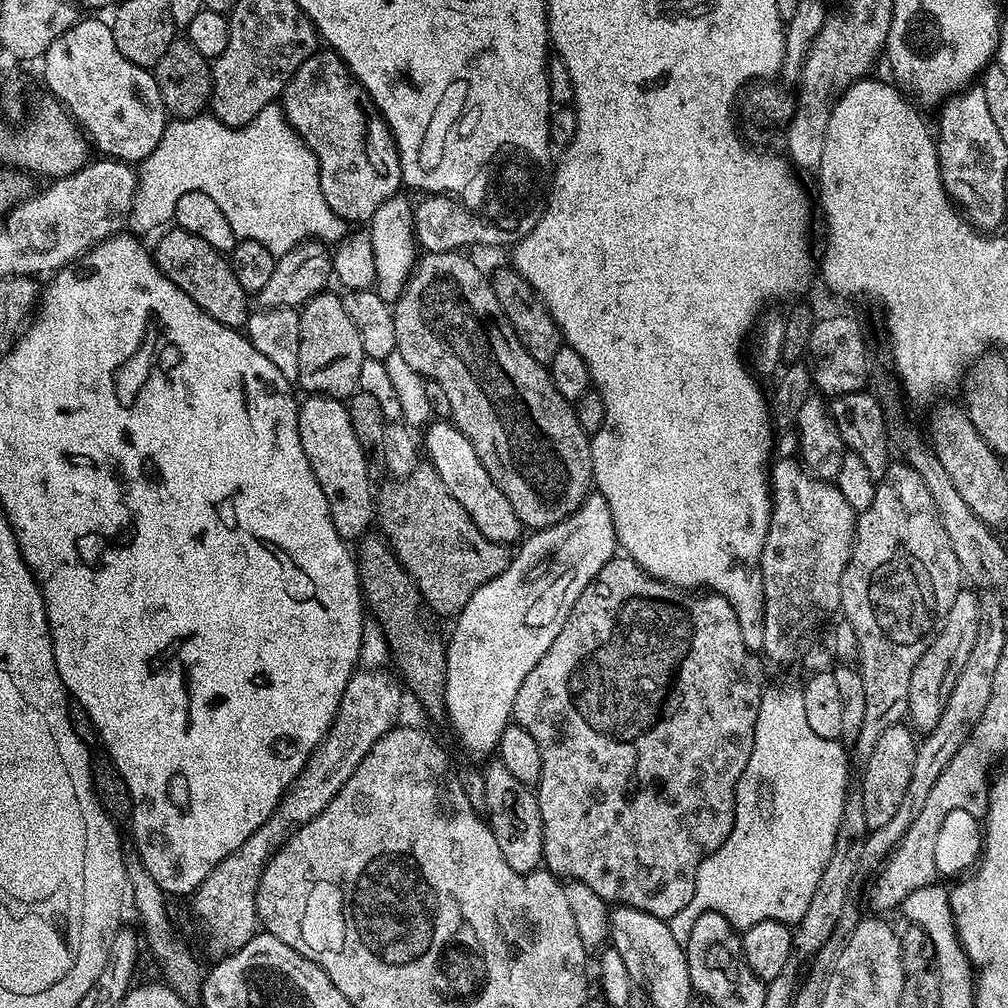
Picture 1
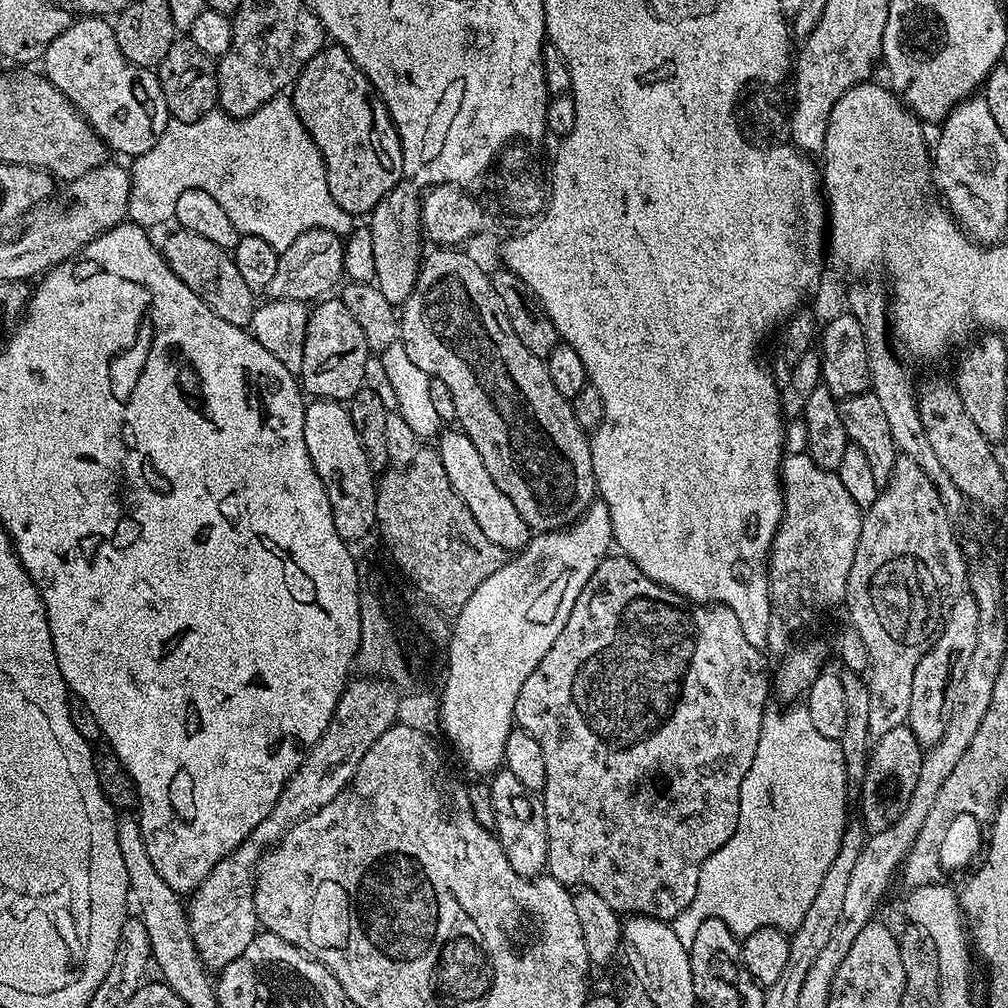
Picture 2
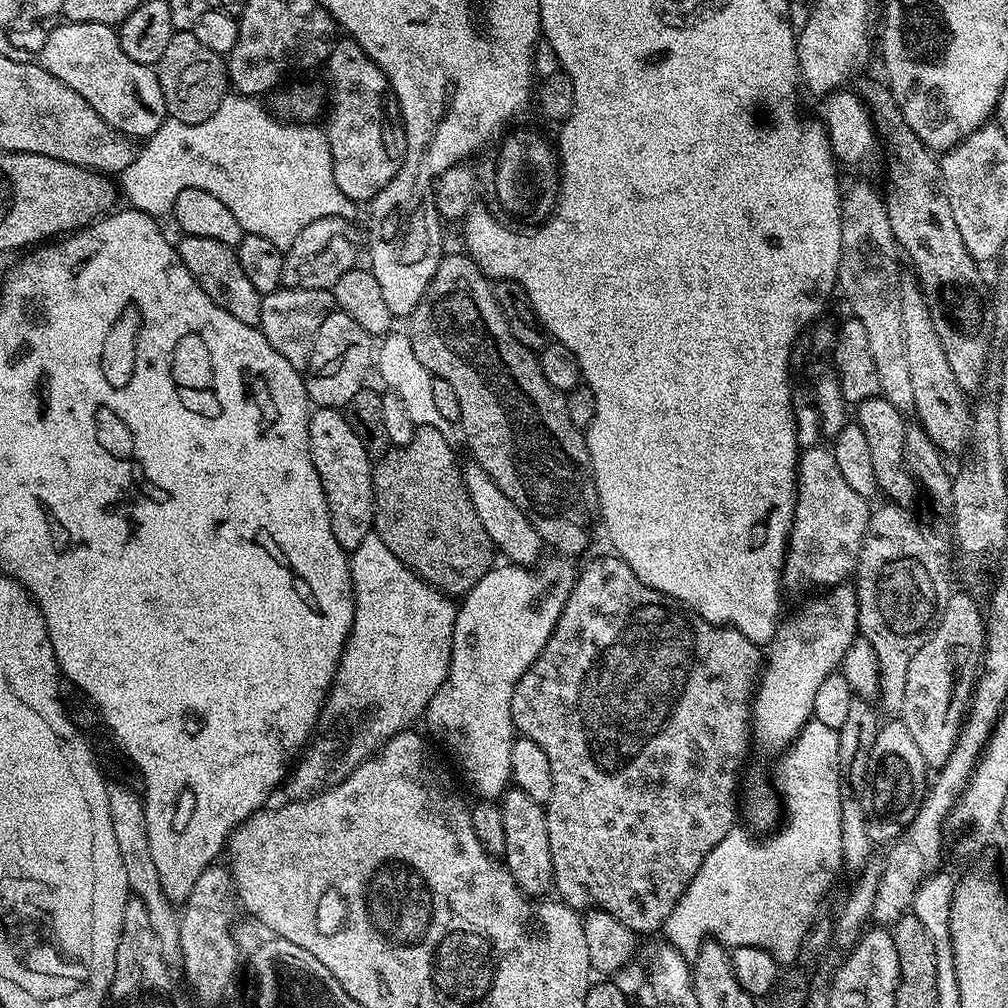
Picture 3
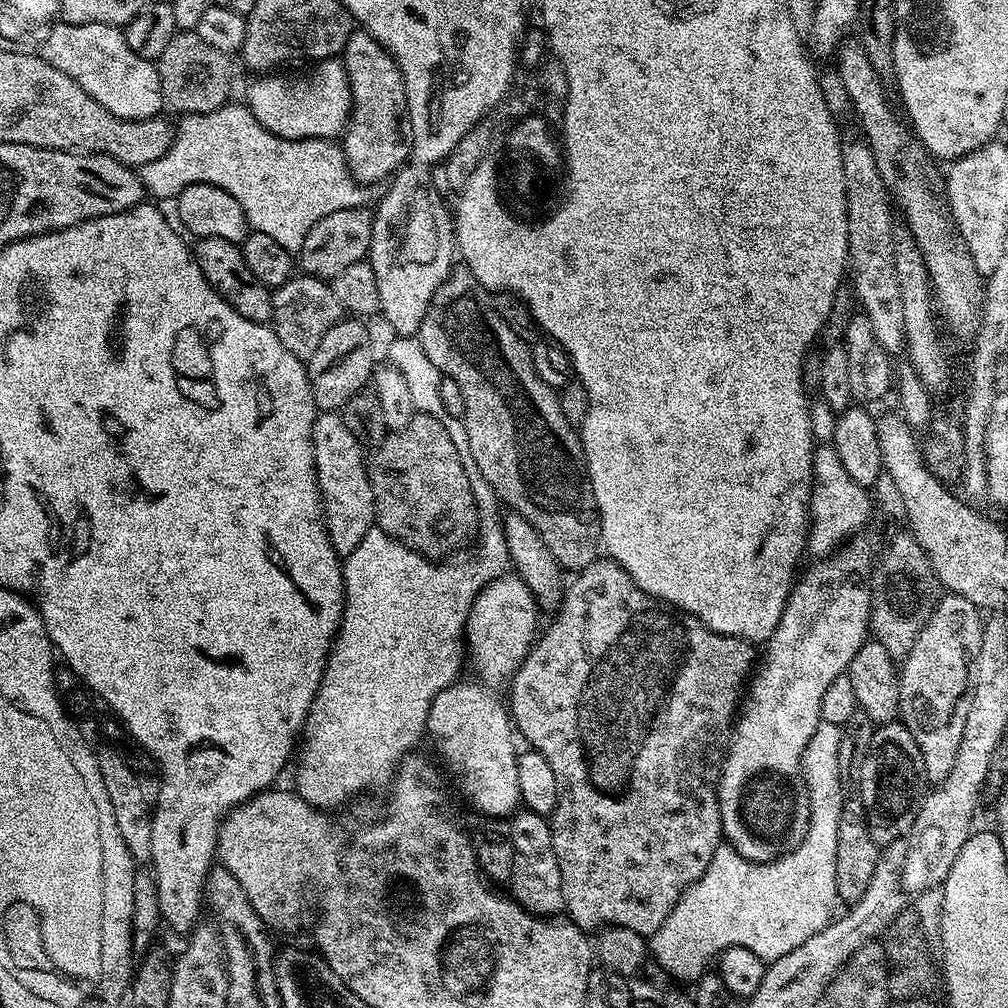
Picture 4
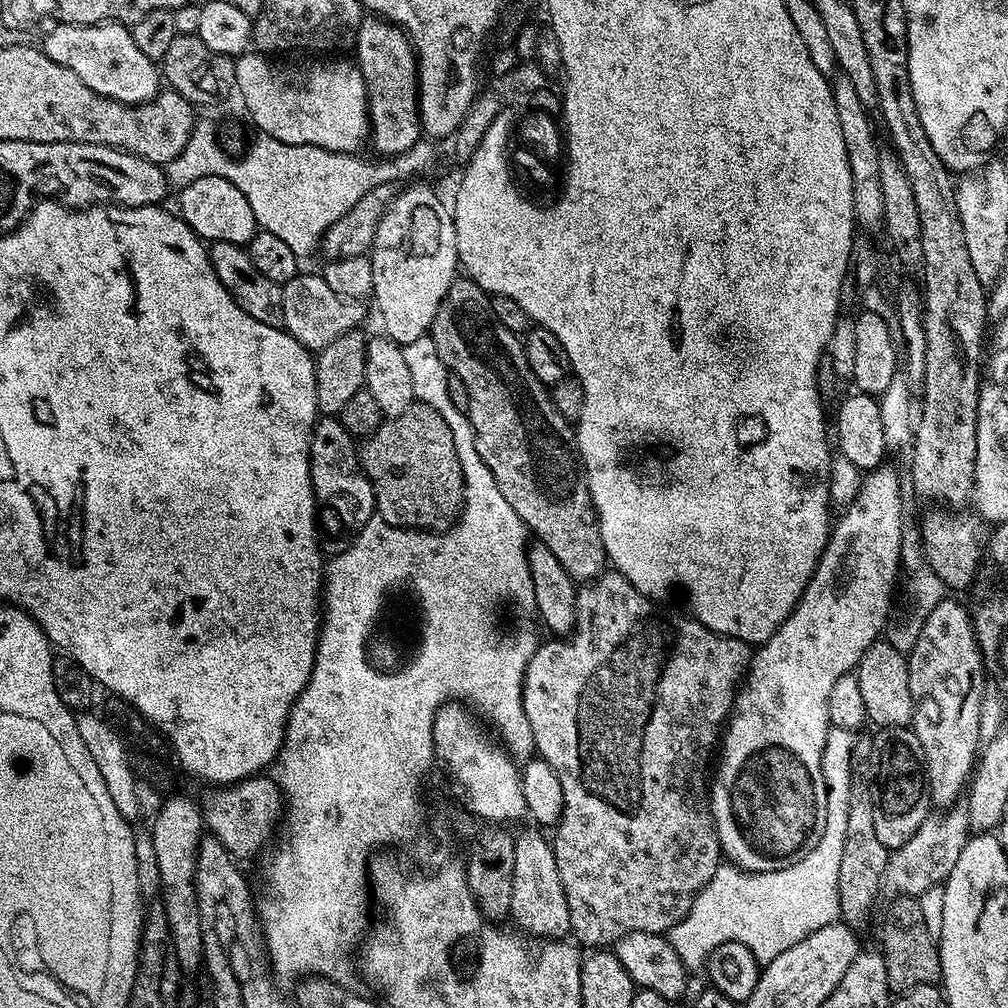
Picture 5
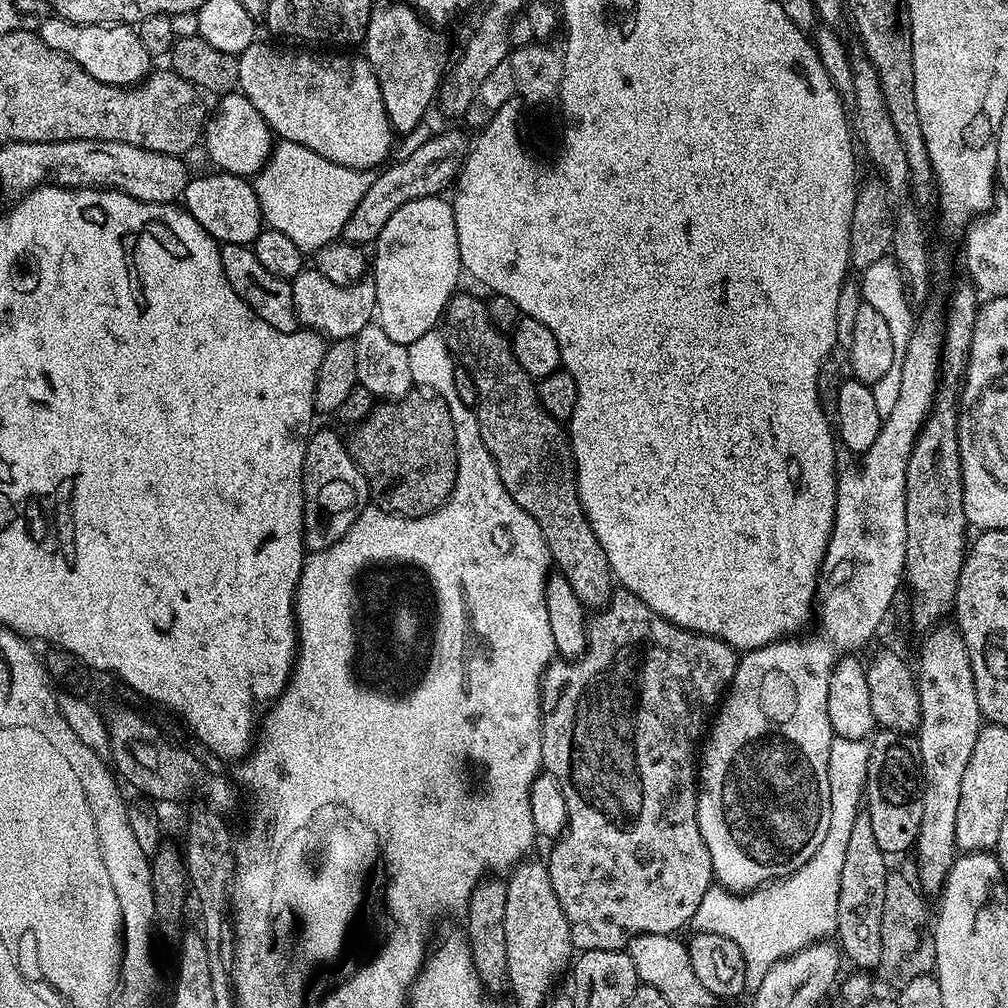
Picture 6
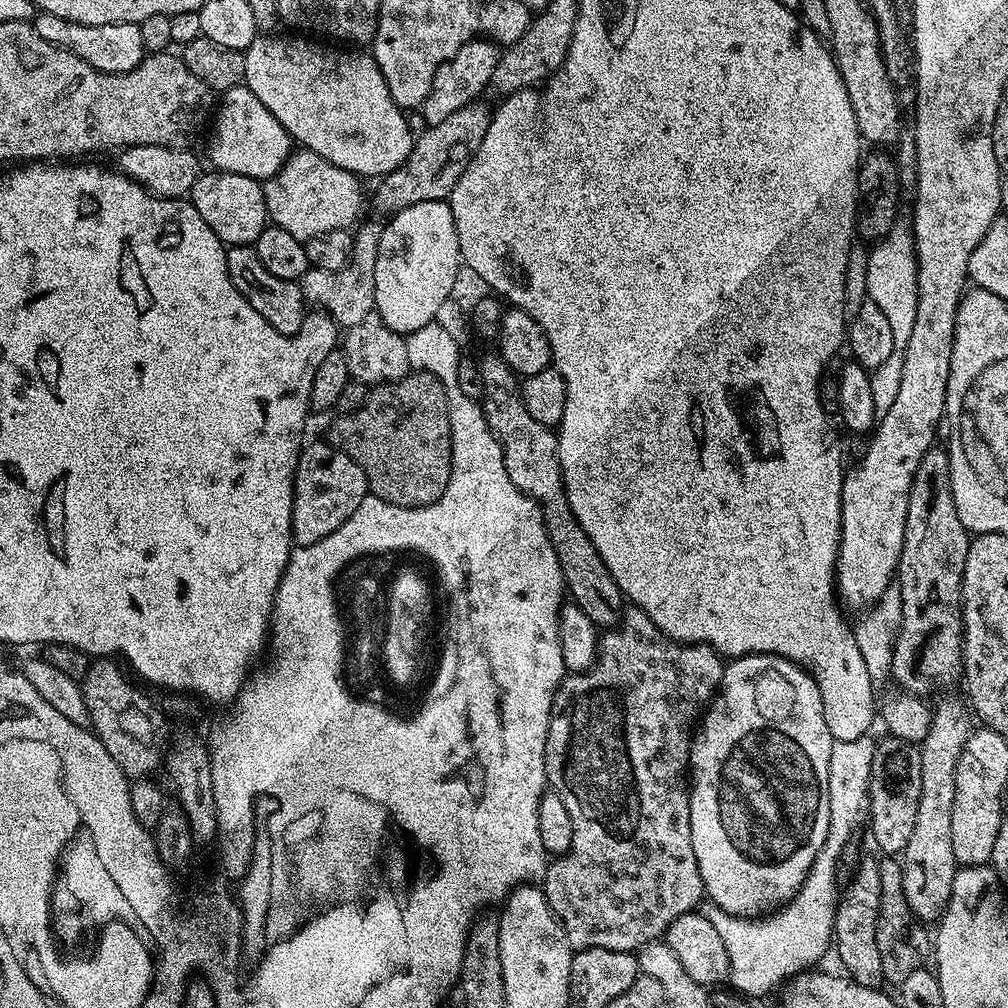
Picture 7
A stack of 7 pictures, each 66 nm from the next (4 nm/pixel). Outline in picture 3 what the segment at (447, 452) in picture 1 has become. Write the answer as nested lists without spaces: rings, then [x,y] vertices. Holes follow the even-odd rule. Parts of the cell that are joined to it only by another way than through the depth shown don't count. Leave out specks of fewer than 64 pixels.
[[[468,462],[468,465],[463,465],[462,471],[470,502],[474,502],[474,510],[482,526],[486,526],[486,534],[492,540],[493,549],[499,555],[501,552],[505,556],[503,559],[513,565],[535,565],[541,559],[540,551],[545,551],[546,545],[541,540],[538,530],[534,530],[530,518],[526,518],[526,514],[522,514],[522,510],[518,510],[518,506],[514,506],[514,502],[510,502],[510,498],[506,498],[506,494],[502,494],[498,486],[494,486],[494,478],[490,478],[490,474],[482,470],[482,466]]]

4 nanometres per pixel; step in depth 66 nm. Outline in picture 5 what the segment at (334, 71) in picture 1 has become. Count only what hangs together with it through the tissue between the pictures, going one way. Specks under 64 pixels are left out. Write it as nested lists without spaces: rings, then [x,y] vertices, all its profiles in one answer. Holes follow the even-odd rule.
[[[371,14],[365,15],[356,35],[354,62],[360,67],[364,85],[368,91],[368,123],[370,125],[370,144],[377,148],[381,157],[397,156],[414,142],[422,138],[420,127],[420,86],[418,83],[418,57],[412,42],[398,24]]]

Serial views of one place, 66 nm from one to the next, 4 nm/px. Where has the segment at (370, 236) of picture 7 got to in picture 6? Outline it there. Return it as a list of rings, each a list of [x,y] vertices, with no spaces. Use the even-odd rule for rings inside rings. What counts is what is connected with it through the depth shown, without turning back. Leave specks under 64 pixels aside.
[[[308,270],[303,275],[295,276],[290,283],[297,321],[303,327],[304,324],[308,327],[305,329],[321,337],[328,336],[329,341],[352,340],[364,327],[373,323],[376,316],[376,287],[371,278],[359,280],[357,284],[343,288],[329,280],[319,280],[315,271]]]

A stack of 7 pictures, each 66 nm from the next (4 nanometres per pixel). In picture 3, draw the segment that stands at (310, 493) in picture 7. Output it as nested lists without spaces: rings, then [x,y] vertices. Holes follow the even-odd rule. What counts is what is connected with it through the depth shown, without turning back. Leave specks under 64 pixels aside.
[[[316,408],[310,418],[310,458],[314,458],[314,470],[318,470],[318,478],[322,478],[322,490],[326,494],[326,502],[330,510],[330,530],[334,530],[334,538],[338,538],[338,546],[351,554],[358,546],[362,546],[362,538],[373,535],[376,519],[376,503],[372,489],[373,461],[366,454],[366,446],[354,430],[350,430],[350,422],[339,408]]]

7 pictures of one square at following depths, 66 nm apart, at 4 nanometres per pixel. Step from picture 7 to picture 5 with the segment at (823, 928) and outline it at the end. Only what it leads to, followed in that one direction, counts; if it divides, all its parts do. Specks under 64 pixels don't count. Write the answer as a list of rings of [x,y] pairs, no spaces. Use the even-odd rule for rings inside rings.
[[[829,727],[826,744],[820,758],[821,772],[826,787],[826,822],[822,838],[798,862],[773,872],[745,872],[731,862],[721,863],[716,876],[699,892],[690,906],[690,910],[666,934],[670,946],[678,954],[678,958],[688,970],[703,969],[708,955],[722,942],[742,942],[749,948],[754,958],[767,962],[778,958],[782,950],[790,950],[794,942],[802,942],[814,930],[822,930],[822,926],[830,926],[840,920],[840,899],[838,898],[838,865],[842,863],[842,845],[845,841],[846,818],[850,810],[850,794],[852,793],[852,742],[854,736],[849,729]]]

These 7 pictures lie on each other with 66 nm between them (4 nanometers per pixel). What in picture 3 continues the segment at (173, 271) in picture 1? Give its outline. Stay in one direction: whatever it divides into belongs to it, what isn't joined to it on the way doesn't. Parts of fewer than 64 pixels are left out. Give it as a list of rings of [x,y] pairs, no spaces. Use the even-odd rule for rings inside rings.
[[[181,235],[178,240],[178,251],[186,270],[194,274],[194,278],[206,290],[206,294],[220,307],[226,310],[226,314],[234,314],[238,322],[246,322],[253,326],[259,325],[262,314],[262,297],[250,278],[242,270],[242,265],[236,257],[236,249],[233,245],[214,242],[214,238],[198,238],[197,236]]]

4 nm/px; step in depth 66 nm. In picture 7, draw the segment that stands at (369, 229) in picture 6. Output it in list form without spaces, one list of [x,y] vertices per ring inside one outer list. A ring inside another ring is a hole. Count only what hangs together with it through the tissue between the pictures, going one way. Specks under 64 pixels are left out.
[[[469,102],[450,114],[442,122],[425,127],[424,133],[415,137],[412,153],[398,170],[383,177],[376,188],[376,208],[380,212],[395,214],[415,209],[425,200],[448,200],[451,197],[458,178],[462,178],[462,170],[474,158],[478,146],[482,146],[482,138],[486,138],[486,130],[492,121],[490,108],[484,102]]]

